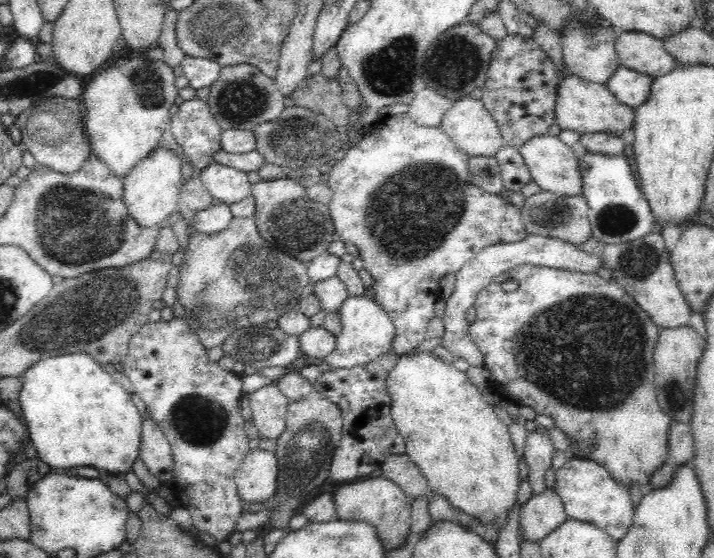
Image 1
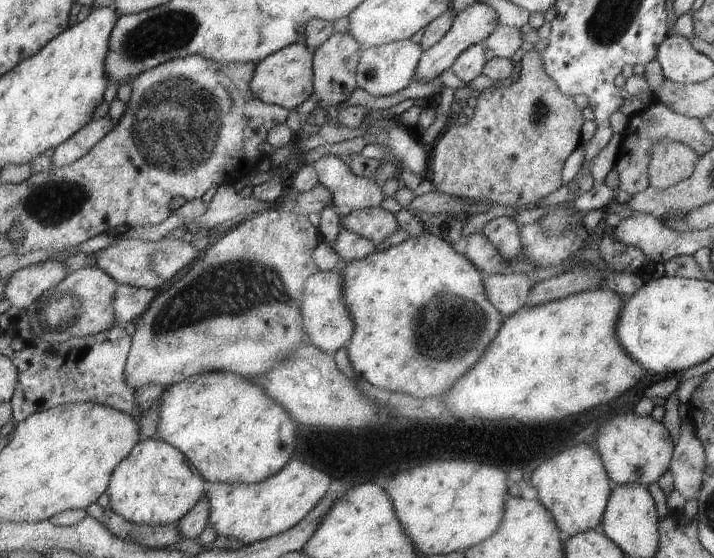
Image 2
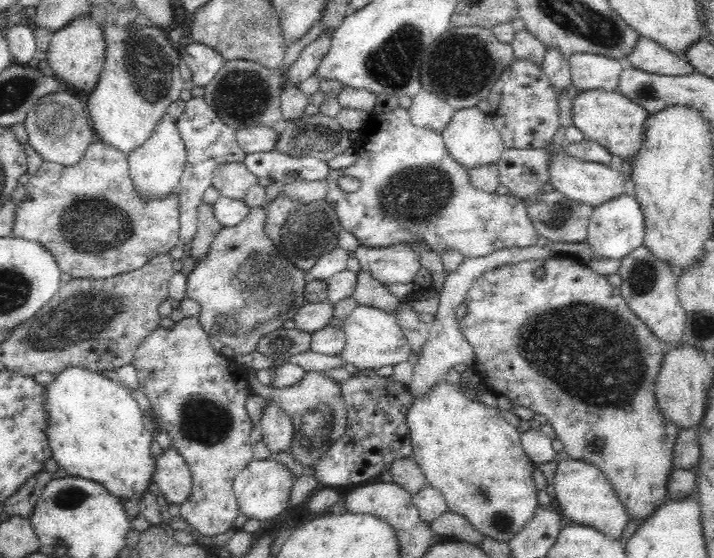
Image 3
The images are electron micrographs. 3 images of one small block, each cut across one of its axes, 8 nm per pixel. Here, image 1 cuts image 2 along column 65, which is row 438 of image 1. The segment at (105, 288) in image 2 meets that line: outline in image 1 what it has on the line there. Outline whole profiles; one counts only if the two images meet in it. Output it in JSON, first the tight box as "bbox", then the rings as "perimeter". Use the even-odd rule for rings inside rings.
{"bbox":[270,390,343,532],"perimeter":[[[313,390],[309,395],[295,401],[289,401],[286,428],[276,438],[278,447],[275,455],[278,461],[278,476],[276,476],[276,494],[274,494],[274,498],[278,503],[270,512],[270,522],[272,522],[273,528],[281,528],[289,532],[288,522],[296,514],[296,511],[302,507],[304,498],[328,480],[332,455],[340,445],[342,437],[343,418],[341,414],[342,411],[338,407],[336,399],[325,397],[318,391]]]}

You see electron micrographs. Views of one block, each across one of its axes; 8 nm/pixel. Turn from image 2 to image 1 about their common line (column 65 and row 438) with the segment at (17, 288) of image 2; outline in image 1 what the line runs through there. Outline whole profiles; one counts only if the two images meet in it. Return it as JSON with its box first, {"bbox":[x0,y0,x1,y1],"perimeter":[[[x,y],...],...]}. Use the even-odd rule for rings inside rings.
{"bbox":[249,382,289,440],"perimeter":[[[276,382],[258,388],[249,394],[252,419],[260,438],[276,440],[286,428],[289,400]]]}

